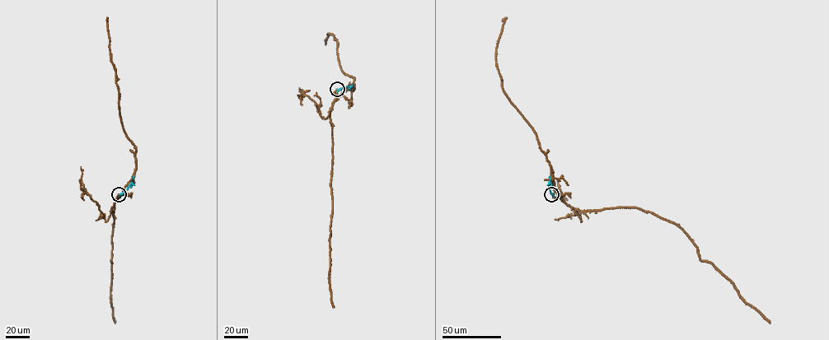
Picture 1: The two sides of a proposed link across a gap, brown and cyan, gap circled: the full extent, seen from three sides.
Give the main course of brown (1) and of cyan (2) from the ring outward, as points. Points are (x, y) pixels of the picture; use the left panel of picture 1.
1: (118, 194), (111, 209), (114, 207), (110, 302), (114, 323)
2: (119, 194), (127, 188), (134, 176)

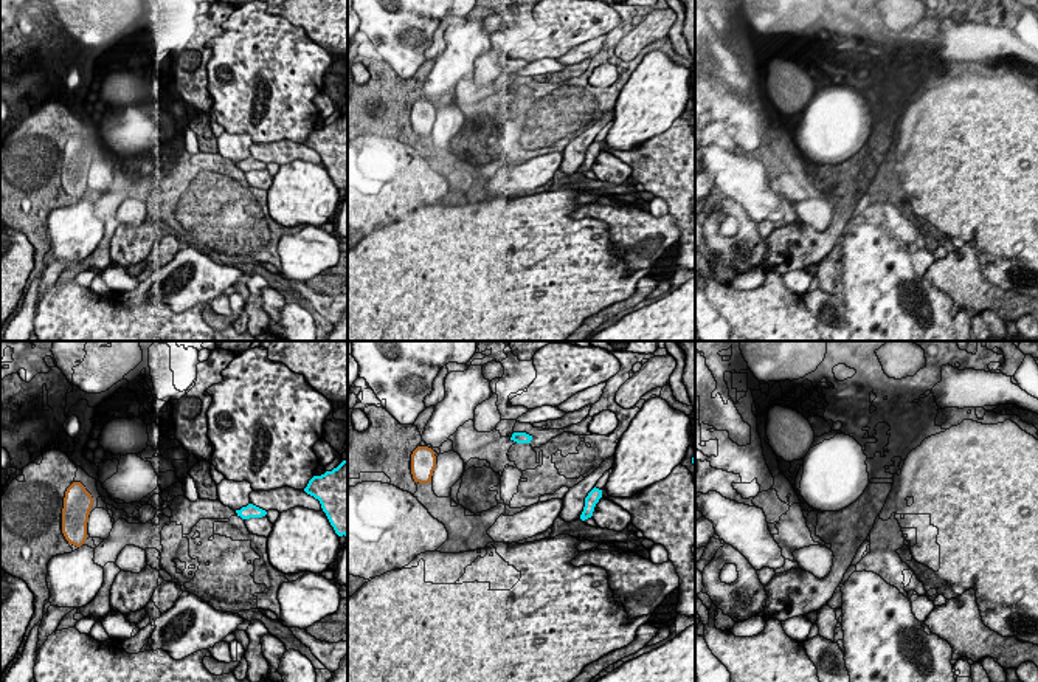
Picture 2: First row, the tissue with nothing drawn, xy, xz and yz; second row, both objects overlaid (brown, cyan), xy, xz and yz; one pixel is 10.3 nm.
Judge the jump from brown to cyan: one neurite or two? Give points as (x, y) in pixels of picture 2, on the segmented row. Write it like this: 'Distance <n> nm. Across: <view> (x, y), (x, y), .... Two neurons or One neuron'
Distance 800 nm. Across: xz (435, 456), (511, 439). Two neurons

